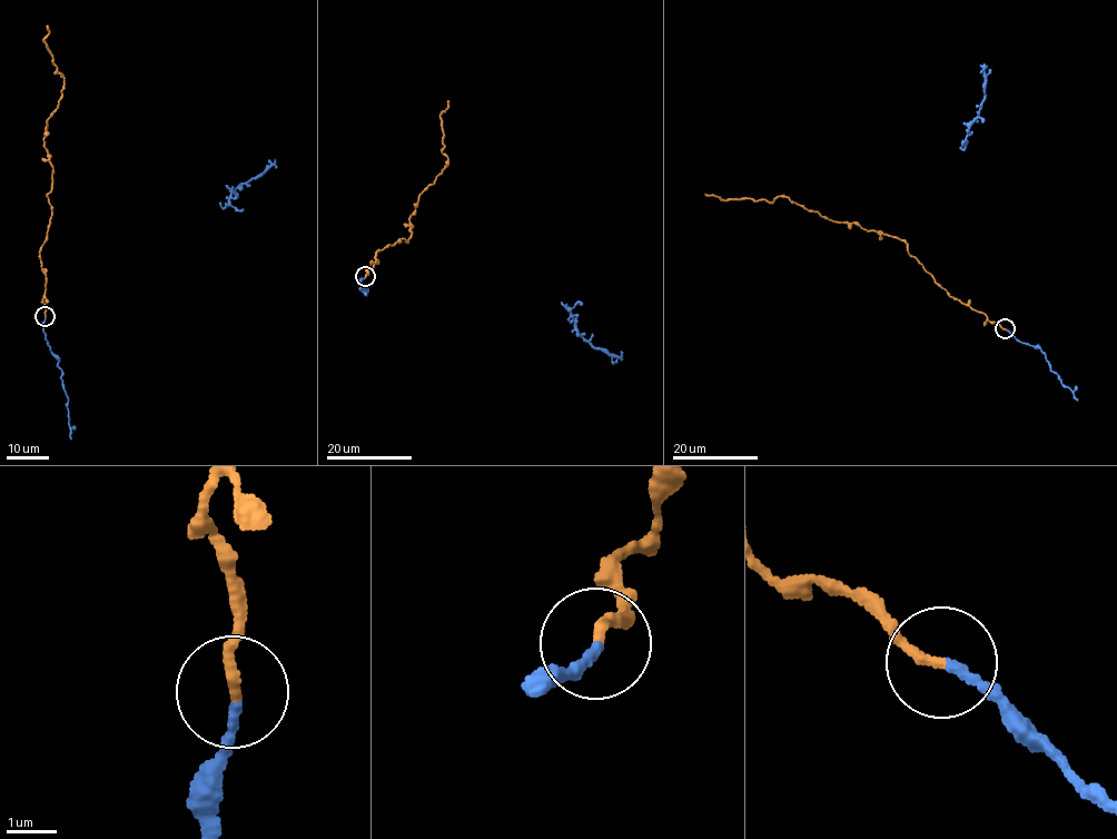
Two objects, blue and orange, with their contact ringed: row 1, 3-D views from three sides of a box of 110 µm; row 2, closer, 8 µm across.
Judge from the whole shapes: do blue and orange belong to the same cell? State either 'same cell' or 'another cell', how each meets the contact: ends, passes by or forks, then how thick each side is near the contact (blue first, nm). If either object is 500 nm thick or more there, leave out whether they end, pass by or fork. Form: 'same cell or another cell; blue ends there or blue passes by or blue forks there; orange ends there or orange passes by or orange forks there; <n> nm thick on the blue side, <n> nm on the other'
same cell; blue ends there; orange ends there; 180 nm thick on the blue side, 200 nm on the other

